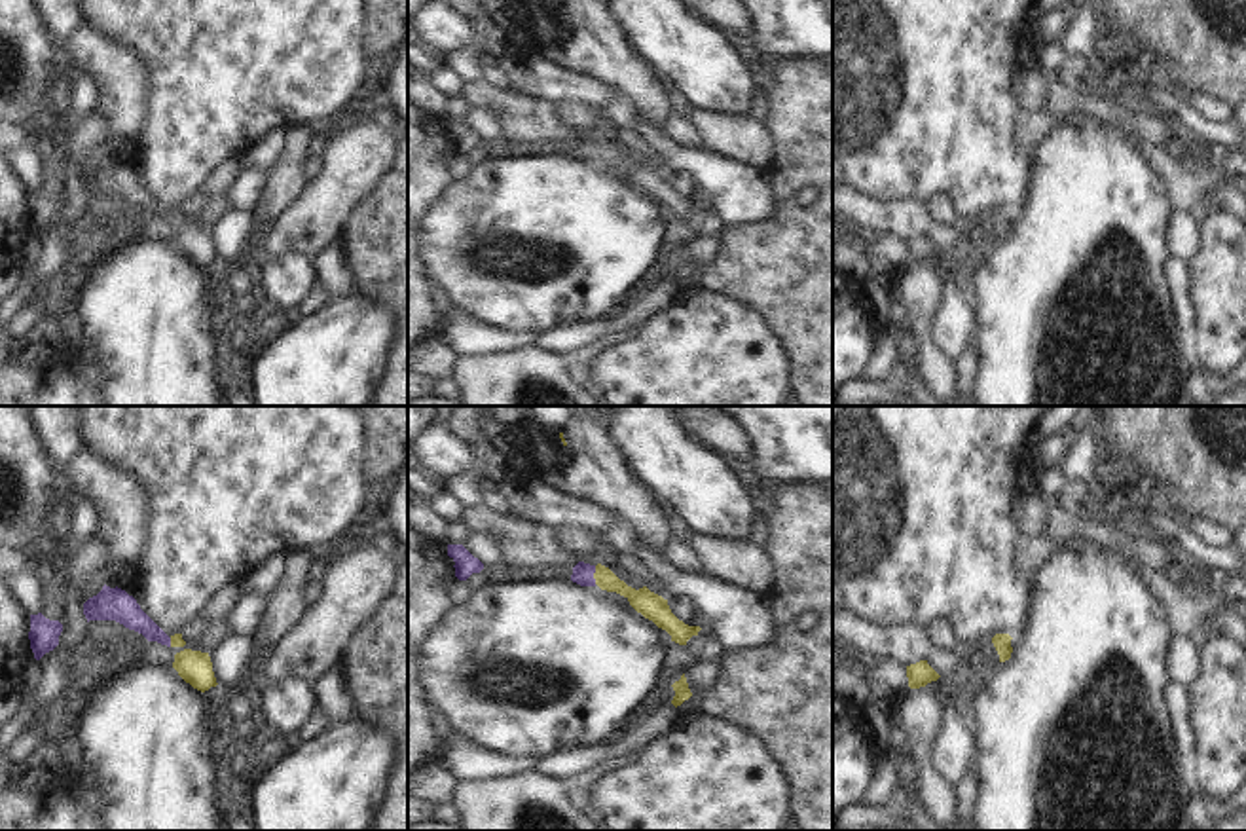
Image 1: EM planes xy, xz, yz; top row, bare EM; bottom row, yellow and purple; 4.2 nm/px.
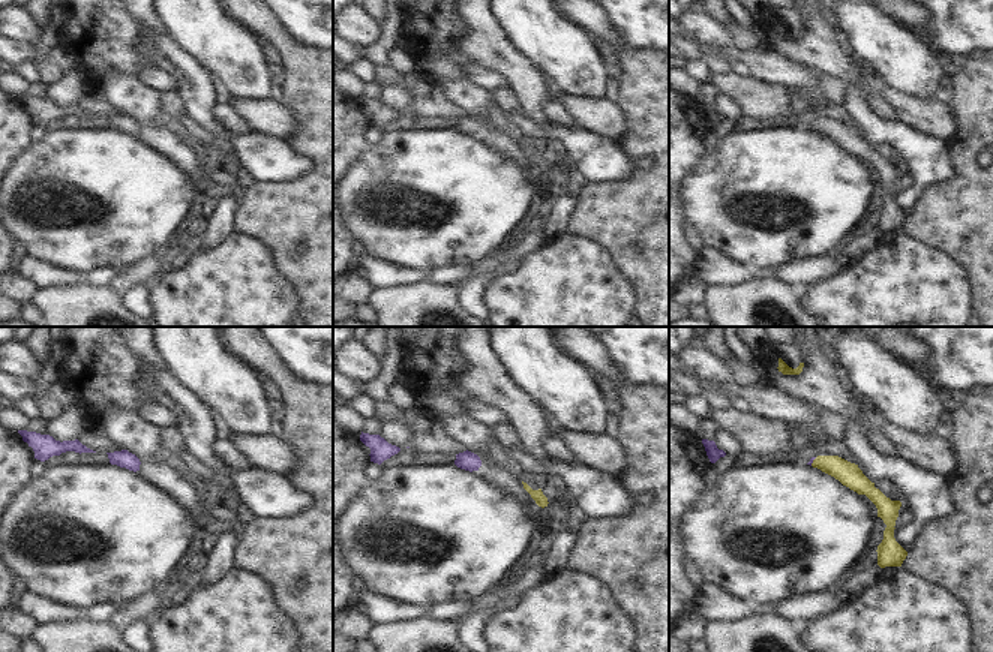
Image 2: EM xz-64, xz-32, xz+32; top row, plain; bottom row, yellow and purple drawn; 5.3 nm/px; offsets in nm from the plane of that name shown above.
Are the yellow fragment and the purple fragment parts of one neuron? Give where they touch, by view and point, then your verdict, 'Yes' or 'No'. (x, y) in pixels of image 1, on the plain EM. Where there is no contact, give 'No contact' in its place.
Touches yellow at xz (594, 150). Yes

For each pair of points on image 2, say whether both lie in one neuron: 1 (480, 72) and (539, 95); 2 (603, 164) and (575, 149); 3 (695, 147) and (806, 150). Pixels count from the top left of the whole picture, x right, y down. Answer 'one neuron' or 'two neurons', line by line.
1: two neurons
2: one neuron
3: two neurons

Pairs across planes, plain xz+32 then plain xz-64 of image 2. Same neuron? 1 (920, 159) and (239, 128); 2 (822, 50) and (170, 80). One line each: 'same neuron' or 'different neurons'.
1: different neurons
2: different neurons

